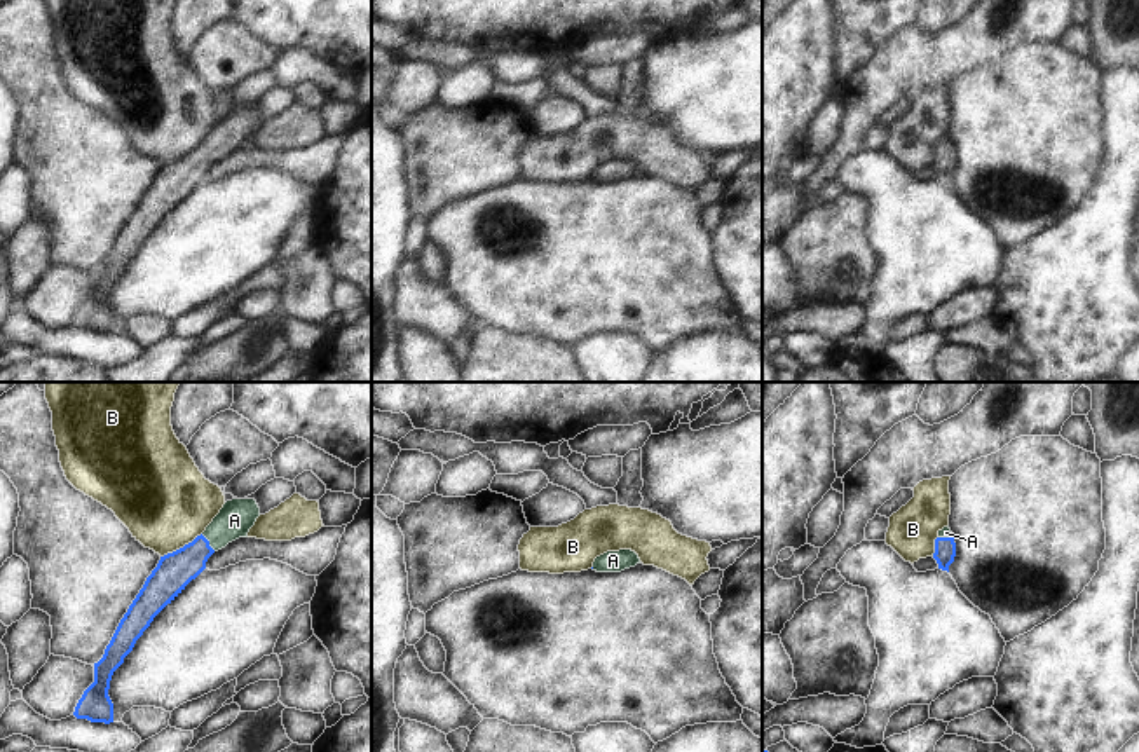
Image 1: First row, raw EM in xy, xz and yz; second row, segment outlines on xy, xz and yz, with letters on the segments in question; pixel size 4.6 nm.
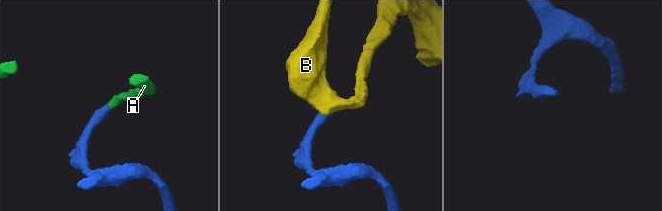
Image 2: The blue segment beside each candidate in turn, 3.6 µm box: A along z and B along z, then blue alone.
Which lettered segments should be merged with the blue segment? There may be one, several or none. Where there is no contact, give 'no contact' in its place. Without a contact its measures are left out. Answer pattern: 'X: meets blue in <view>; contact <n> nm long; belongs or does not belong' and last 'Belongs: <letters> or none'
A: meets blue in xy; contact 100 nm long; belongs
B: meets blue in xy; contact 220 nm long; does not belong
Belongs: A

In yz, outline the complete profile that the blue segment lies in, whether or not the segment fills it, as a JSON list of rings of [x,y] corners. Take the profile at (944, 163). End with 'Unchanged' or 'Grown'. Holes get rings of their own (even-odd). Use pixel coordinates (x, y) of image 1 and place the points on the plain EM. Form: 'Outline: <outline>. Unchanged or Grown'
Outline: [[[947,134],[942,140],[938,140],[938,147],[935,148],[933,167],[937,169],[938,178],[949,181],[949,174],[954,171],[954,166],[956,166],[956,152]]]. Grown.

